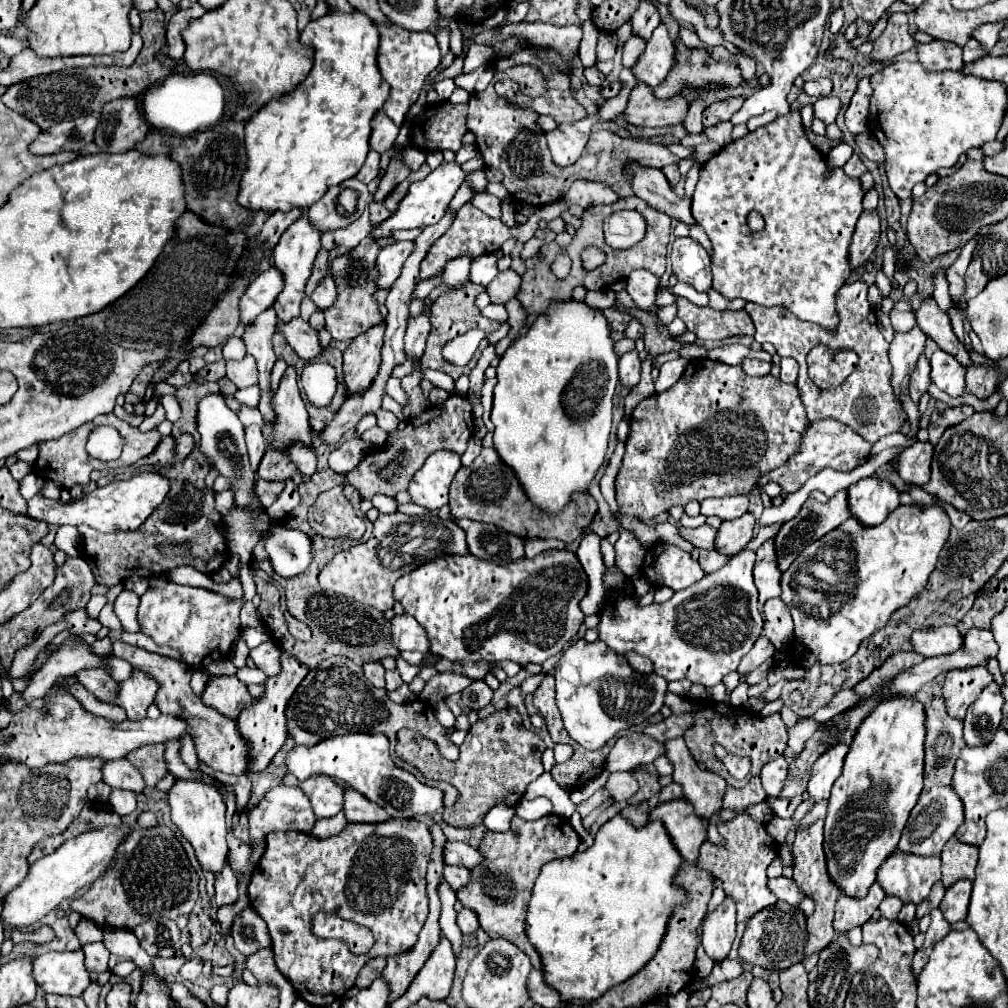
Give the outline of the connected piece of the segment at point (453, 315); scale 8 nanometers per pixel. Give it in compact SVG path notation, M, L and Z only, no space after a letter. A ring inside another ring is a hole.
M469 284L469 286L463 288L461 292L445 292L445 294L441 294L441 296L433 302L433 306L431 306L431 324L433 324L433 328L431 328L431 332L429 332L425 351L423 352L423 358L421 358L421 364L423 364L423 366L427 366L427 368L430 369L443 370L443 372L447 372L447 374L453 376L453 378L459 378L459 376L469 374L469 372L473 370L473 366L475 366L477 360L481 358L483 348L489 344L487 338L479 344L477 352L473 354L473 358L469 360L467 366L455 366L455 364L449 364L449 362L443 358L441 350L443 350L443 346L445 346L449 340L453 340L456 336L465 334L467 330L481 328L481 330L485 330L487 334L491 334L491 332L495 332L495 330L499 328L499 322L497 322L497 320L489 320L489 318L485 318L485 316L481 314L481 310L475 306L475 296L481 294L483 290L485 290L483 286Z

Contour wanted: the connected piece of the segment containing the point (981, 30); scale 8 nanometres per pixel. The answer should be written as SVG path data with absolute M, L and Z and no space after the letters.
M983 24L983 26L975 28L973 38L979 40L983 50L989 52L993 48L993 44L999 40L999 34L1001 34L1003 28L1005 28L1005 24Z

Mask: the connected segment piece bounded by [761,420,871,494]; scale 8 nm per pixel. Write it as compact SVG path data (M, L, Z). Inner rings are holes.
M821 420L817 424L811 424L809 432L805 432L805 440L803 440L799 452L793 454L793 458L789 458L781 468L775 468L773 472L769 472L769 476L765 476L765 480L761 480L761 486L765 486L767 482L773 480L783 488L783 492L791 494L791 492L797 492L811 476L815 476L823 468L853 470L853 468L861 466L867 460L869 450L871 450L871 444L865 438L861 438L853 428L849 428L837 420Z

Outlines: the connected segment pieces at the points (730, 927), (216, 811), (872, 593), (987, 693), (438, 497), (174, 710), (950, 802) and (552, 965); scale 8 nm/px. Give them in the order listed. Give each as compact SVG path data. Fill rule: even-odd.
M731 898L705 920L703 924L703 948L713 962L723 962L735 940L735 904Z
M177 780L173 788L169 790L169 804L171 804L171 820L173 824L183 832L183 836L191 842L195 848L197 860L201 868L219 874L227 864L227 828L225 828L225 802L221 794L207 784L201 782L187 782Z
M899 504L893 512L889 512L887 520L877 524L877 526L865 526L857 518L849 518L843 522L839 528L817 540L815 544L807 546L799 558L791 564L787 572L783 572L781 578L781 600L787 604L793 622L795 622L795 640L793 640L793 660L801 666L807 666L809 662L813 664L839 664L843 660L849 660L855 652L857 646L863 638L871 636L875 630L881 630L889 616L905 606L913 596L923 592L925 584L929 582L931 572L935 570L939 562L939 552L949 540L951 532L951 518L949 514L939 506L905 506ZM827 544L839 544L841 548L853 548L857 552L857 592L841 608L841 612L835 612L829 616L829 620L815 620L811 616L805 616L799 608L795 608L793 598L791 598L791 576L797 572L799 564L805 560L811 560L815 552L821 546Z
M993 682L981 692L981 696L969 706L965 716L965 742L967 746L989 744L1001 722L1003 696L999 686Z
M437 450L425 460L409 484L409 494L415 504L437 510L449 500L449 484L461 468L461 456L453 450Z
M115 642L113 644L113 656L127 660L133 668L147 672L155 682L159 684L155 704L161 710L161 714L175 714L175 716L185 716L189 724L193 724L193 740L197 746L197 756L201 762L209 764L213 770L227 772L227 774L247 774L251 766L251 754L249 754L249 742L241 736L233 720L227 720L221 716L217 710L205 706L197 694L193 694L189 680L191 680L191 670L185 662L173 660L169 656L153 654L143 648L135 648L125 642Z
M933 786L931 790L923 792L919 802L915 804L909 824L905 826L899 848L907 854L919 854L919 856L937 856L945 842L957 832L957 828L963 824L965 814L963 814L963 802L953 790L953 786Z
M617 814L601 826L591 848L571 858L551 860L541 868L529 902L527 936L541 954L547 984L561 992L563 1002L601 998L609 988L637 974L657 954L673 910L689 900L687 890L675 882L681 864L683 858L663 822L651 820L635 828L625 816Z

